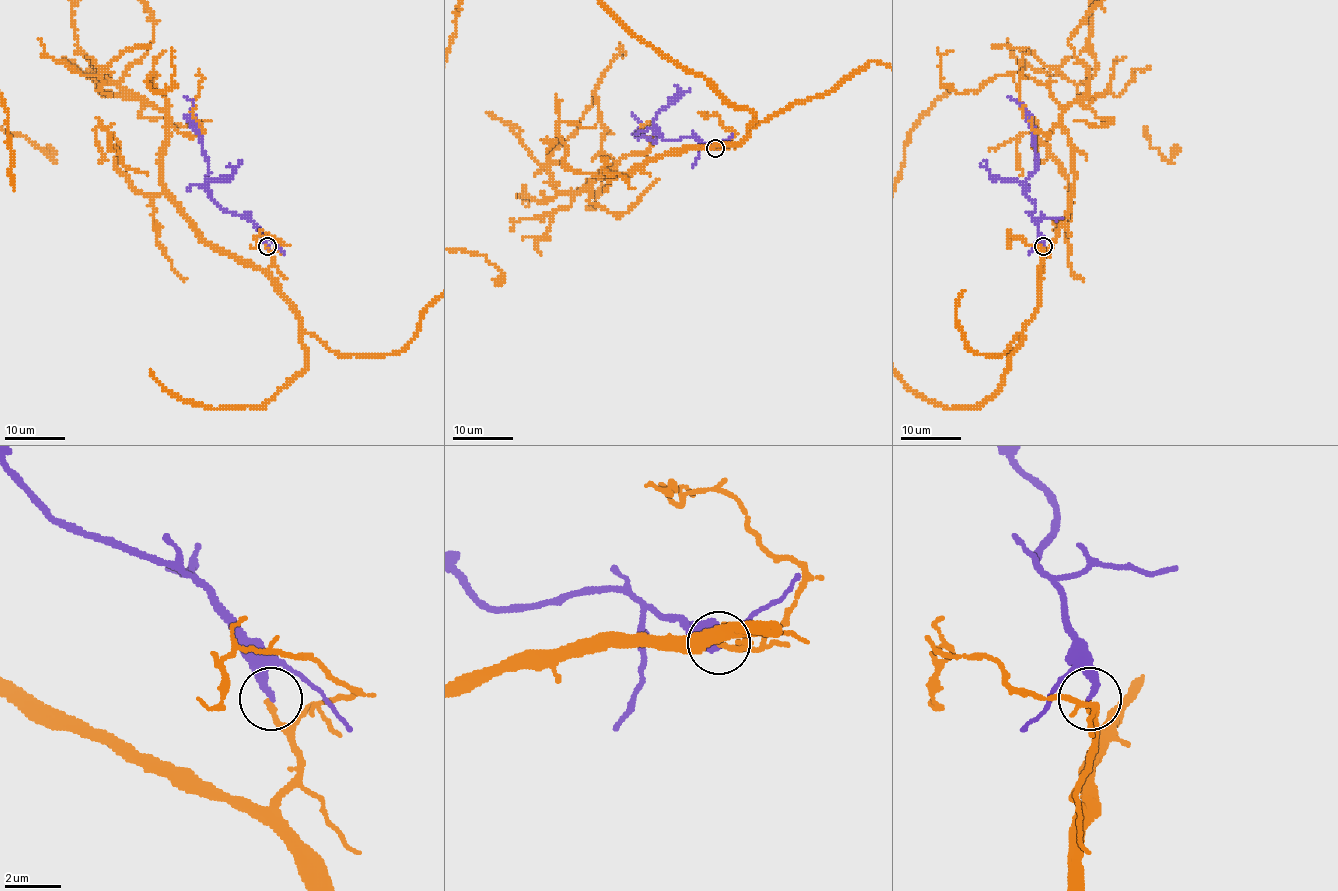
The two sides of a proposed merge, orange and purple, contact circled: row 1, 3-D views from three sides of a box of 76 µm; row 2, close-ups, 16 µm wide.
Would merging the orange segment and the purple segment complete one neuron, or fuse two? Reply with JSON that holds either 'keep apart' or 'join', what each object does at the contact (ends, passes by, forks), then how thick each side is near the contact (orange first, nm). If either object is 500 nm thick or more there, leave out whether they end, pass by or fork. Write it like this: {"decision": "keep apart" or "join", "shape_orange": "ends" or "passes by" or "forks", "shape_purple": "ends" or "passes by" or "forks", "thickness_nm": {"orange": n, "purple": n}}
{"decision": "keep apart", "shape_orange": "ends", "shape_purple": "ends", "thickness_nm": {"orange": 200, "purple": 280}}

